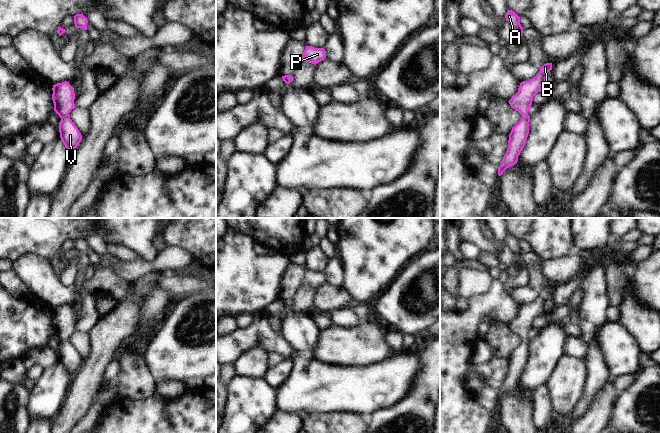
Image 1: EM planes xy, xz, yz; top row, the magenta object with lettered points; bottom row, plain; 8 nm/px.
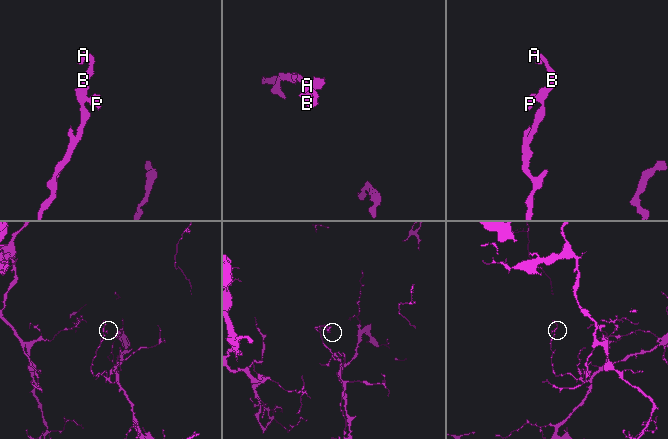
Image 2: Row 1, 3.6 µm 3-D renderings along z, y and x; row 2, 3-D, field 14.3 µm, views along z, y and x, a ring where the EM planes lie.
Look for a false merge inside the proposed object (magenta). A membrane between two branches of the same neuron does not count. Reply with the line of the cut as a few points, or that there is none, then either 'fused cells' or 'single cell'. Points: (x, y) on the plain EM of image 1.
cut none; single cell

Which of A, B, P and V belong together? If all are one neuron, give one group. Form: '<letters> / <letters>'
A B P V

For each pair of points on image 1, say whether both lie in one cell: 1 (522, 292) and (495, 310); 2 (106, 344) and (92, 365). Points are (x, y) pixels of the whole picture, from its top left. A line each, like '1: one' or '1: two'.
1: two
2: one

